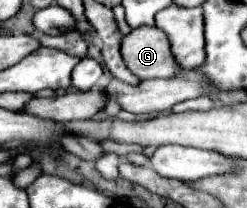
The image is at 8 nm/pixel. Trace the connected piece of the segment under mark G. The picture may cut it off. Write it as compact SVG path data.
M138 27L122 37L120 47L126 67L140 79L172 77L180 67L172 61L168 37L156 27Z

